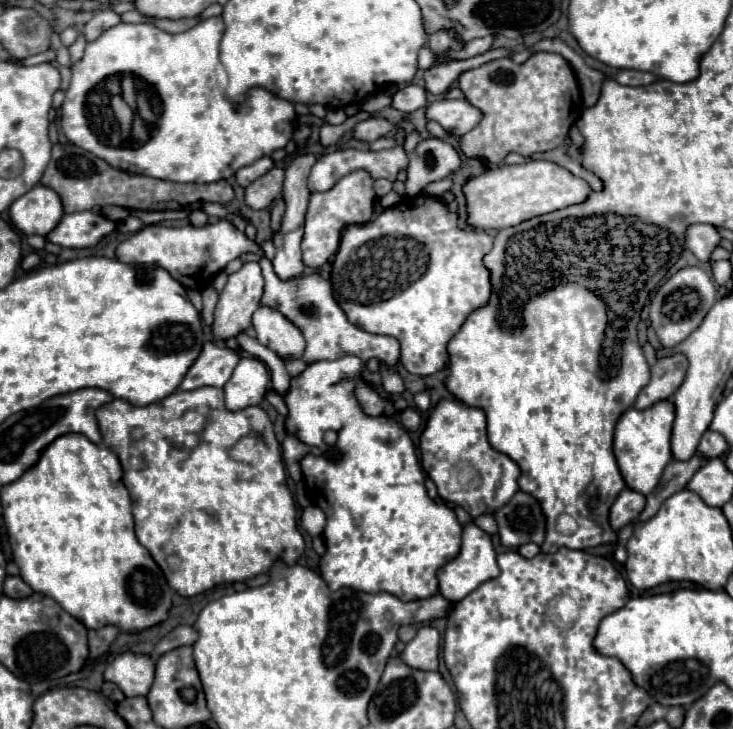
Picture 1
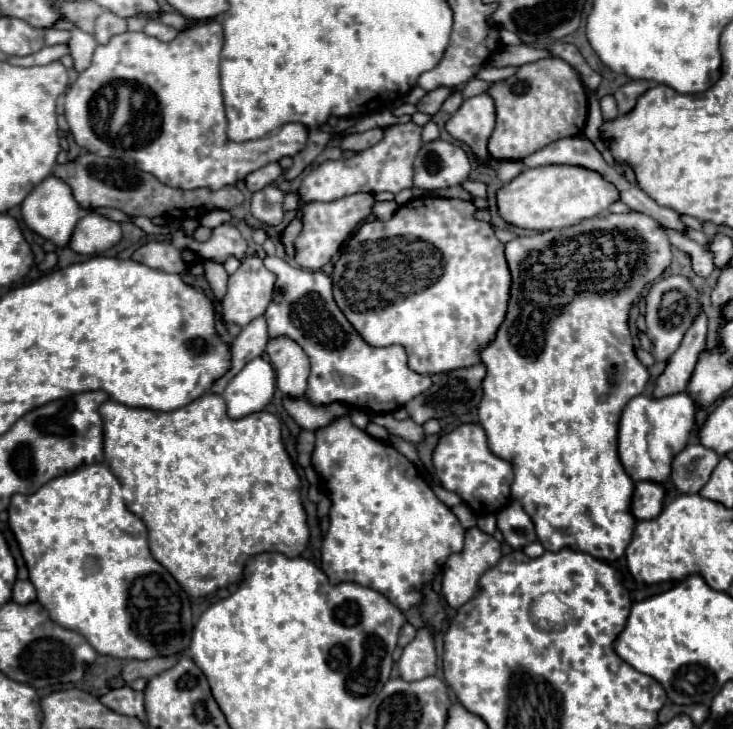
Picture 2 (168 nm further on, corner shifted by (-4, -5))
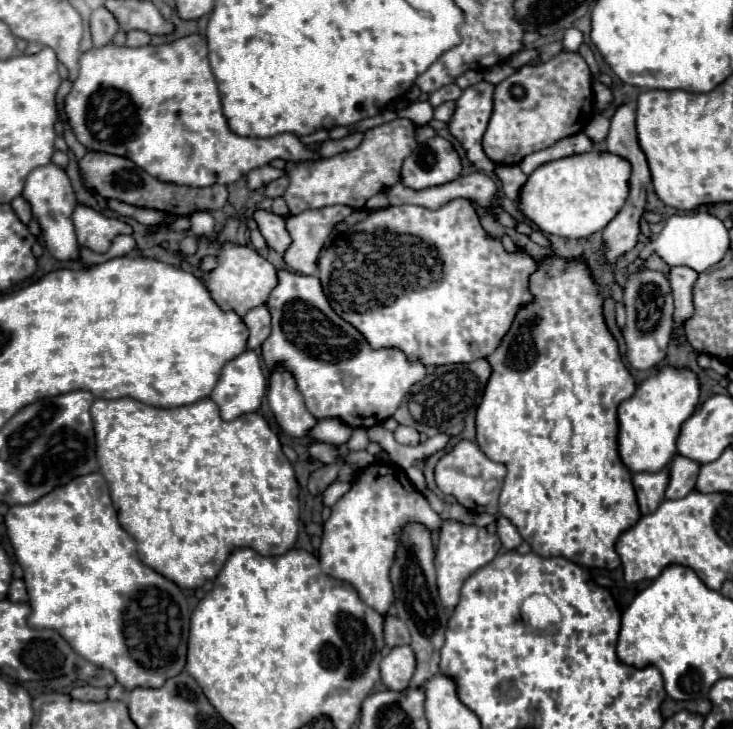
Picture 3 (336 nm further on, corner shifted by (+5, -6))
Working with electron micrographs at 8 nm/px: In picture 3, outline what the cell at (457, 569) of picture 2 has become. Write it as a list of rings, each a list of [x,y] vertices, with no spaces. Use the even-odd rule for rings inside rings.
[[[444,522],[440,536],[438,536],[438,546],[436,546],[436,570],[438,570],[438,594],[442,598],[442,604],[446,608],[454,608],[460,600],[460,588],[464,580],[476,572],[478,568],[484,568],[500,550],[500,540],[494,534],[488,534],[486,528],[478,528],[474,524],[464,526],[458,522]]]

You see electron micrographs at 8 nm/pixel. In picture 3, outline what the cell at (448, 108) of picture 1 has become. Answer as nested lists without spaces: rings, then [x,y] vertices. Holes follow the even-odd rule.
[[[478,82],[462,92],[456,100],[456,112],[448,122],[450,134],[462,144],[466,158],[482,172],[492,172],[494,162],[482,150],[482,136],[486,132],[492,114],[492,92],[494,86]]]

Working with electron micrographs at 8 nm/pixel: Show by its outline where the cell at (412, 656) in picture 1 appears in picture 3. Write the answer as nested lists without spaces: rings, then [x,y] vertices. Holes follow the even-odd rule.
[[[410,646],[392,648],[392,652],[380,662],[382,682],[390,690],[406,690],[410,678],[414,676],[414,670],[416,670],[416,656]]]

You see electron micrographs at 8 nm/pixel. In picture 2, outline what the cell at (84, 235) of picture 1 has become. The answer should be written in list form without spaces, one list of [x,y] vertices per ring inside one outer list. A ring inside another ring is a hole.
[[[87,213],[75,227],[69,247],[81,255],[97,255],[117,245],[121,239],[121,225],[97,213]]]

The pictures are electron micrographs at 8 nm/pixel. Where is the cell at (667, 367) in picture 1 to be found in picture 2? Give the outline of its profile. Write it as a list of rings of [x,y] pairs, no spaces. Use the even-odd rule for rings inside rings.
[[[701,311],[695,317],[693,325],[687,329],[681,341],[681,347],[669,359],[663,375],[657,377],[653,395],[663,397],[663,395],[673,395],[673,393],[683,391],[705,347],[707,347],[707,315]]]

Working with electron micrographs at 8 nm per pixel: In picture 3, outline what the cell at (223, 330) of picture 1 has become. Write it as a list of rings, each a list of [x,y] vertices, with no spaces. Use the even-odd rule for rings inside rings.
[[[224,244],[218,254],[218,266],[208,274],[206,288],[212,296],[212,300],[224,310],[234,310],[240,316],[244,316],[248,310],[262,306],[270,294],[270,290],[278,284],[276,268],[262,258],[254,248],[250,246],[236,246],[236,244]]]

